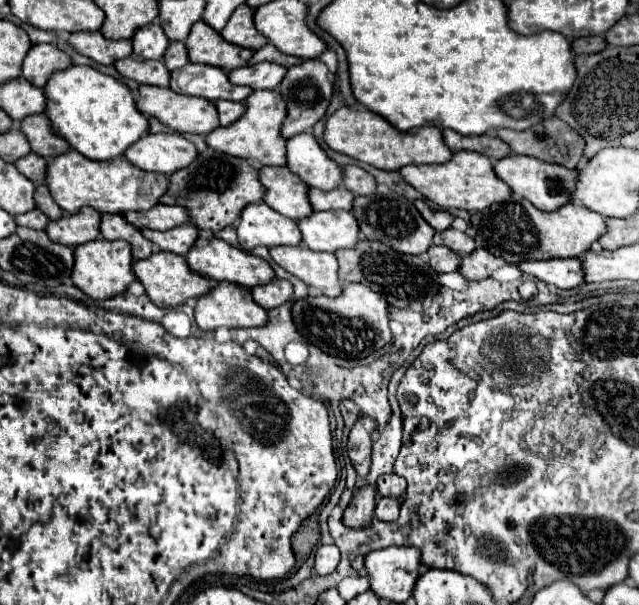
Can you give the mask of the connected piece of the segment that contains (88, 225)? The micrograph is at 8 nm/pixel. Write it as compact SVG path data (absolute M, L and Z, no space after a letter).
M82 208L76 214L66 214L60 220L50 222L46 226L46 234L52 242L74 248L90 240L96 240L100 236L98 224L100 224L100 212L96 212L94 208Z

